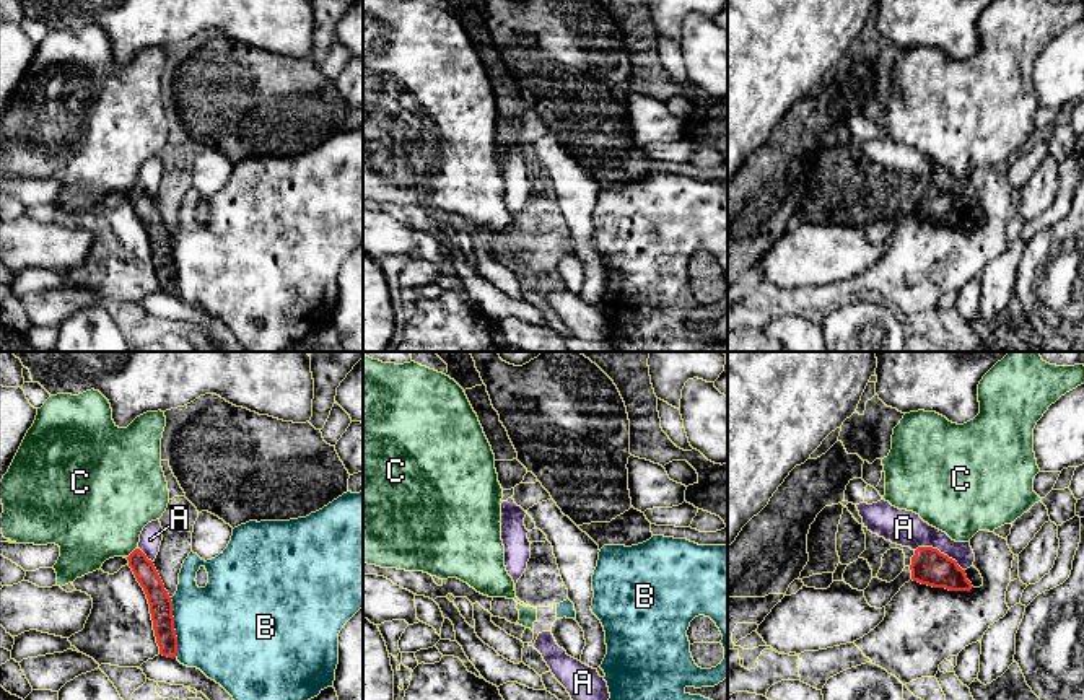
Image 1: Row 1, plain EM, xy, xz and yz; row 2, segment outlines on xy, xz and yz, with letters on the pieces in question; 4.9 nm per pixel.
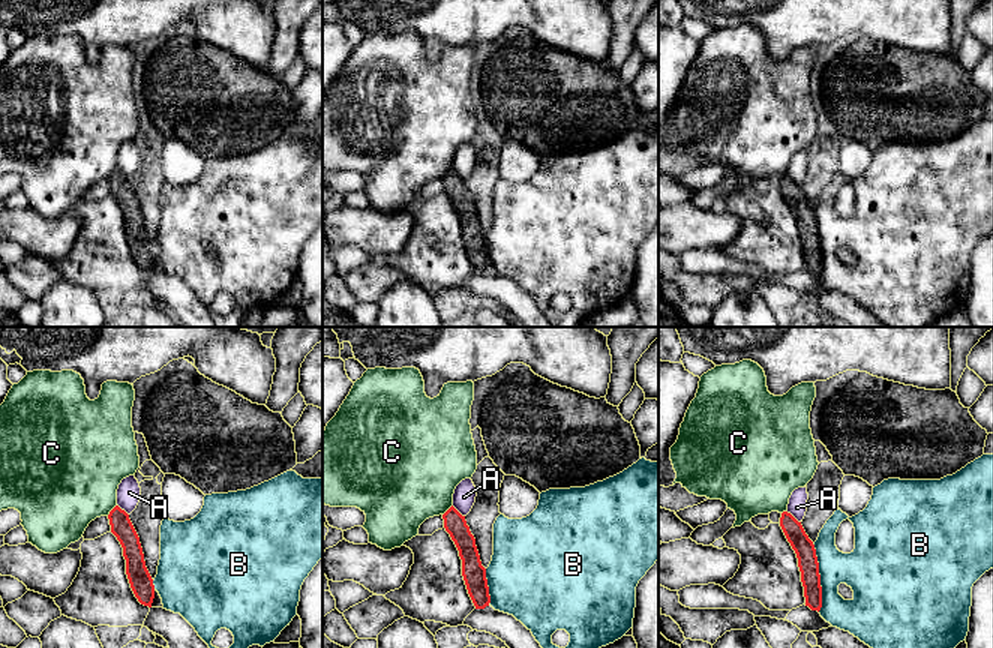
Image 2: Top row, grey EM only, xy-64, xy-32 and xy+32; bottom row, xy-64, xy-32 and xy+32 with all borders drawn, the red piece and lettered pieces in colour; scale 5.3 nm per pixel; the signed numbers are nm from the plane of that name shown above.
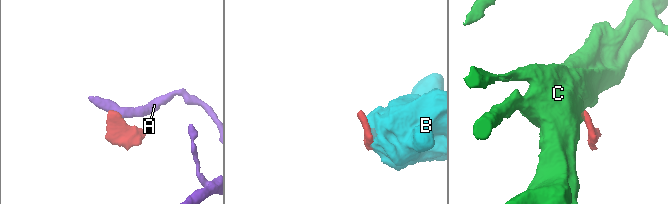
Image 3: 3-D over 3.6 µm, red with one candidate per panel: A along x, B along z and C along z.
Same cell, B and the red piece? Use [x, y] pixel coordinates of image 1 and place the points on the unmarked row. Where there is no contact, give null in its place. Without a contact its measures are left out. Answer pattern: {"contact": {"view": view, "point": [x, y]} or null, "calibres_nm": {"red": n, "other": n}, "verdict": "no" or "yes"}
{"contact": {"view": "xy", "point": [173, 262]}, "calibres_nm": {"red": 110, "other": 460}, "verdict": "no"}

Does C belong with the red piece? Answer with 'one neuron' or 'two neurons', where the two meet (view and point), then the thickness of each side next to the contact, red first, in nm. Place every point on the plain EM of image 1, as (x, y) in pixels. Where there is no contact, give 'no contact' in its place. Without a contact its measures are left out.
two neurons; contact xy (132, 188); calibres 110 and 460 nm

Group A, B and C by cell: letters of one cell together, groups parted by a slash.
A / B / C

